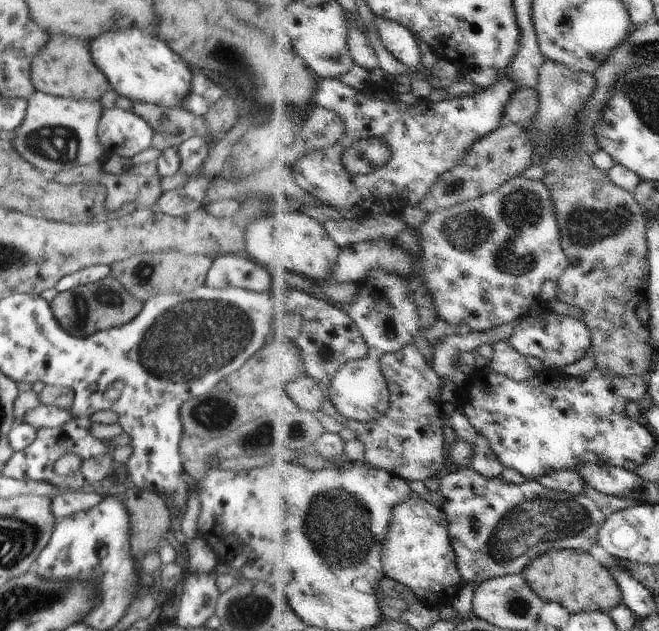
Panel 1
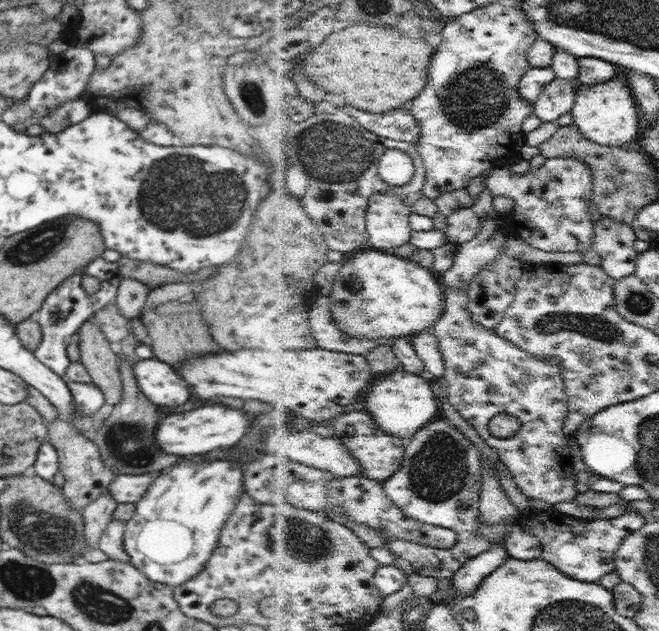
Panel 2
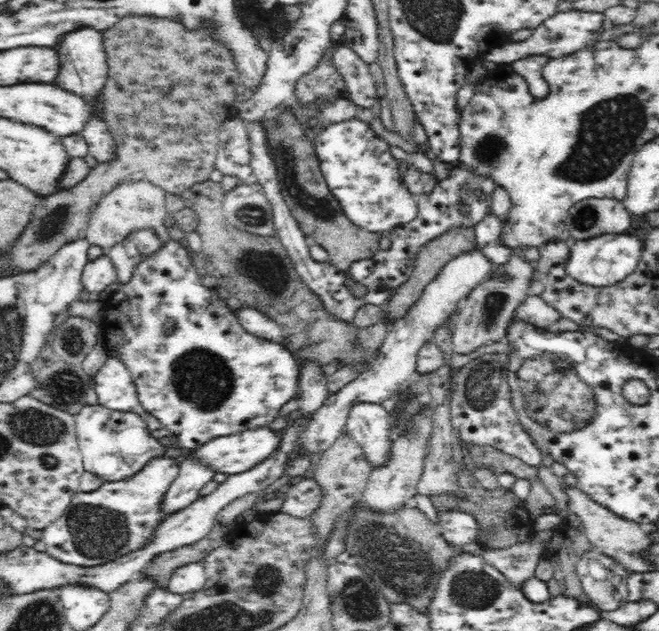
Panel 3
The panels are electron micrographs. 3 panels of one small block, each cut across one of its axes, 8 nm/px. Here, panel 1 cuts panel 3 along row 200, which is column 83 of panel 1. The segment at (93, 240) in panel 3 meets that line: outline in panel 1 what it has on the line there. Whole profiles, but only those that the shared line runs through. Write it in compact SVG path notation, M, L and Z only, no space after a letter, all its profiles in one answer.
M38 91L32 92L27 101L26 116L11 144L37 175L50 173L53 176L99 161L104 152L97 136L98 122L104 109L99 102L60 98Z

